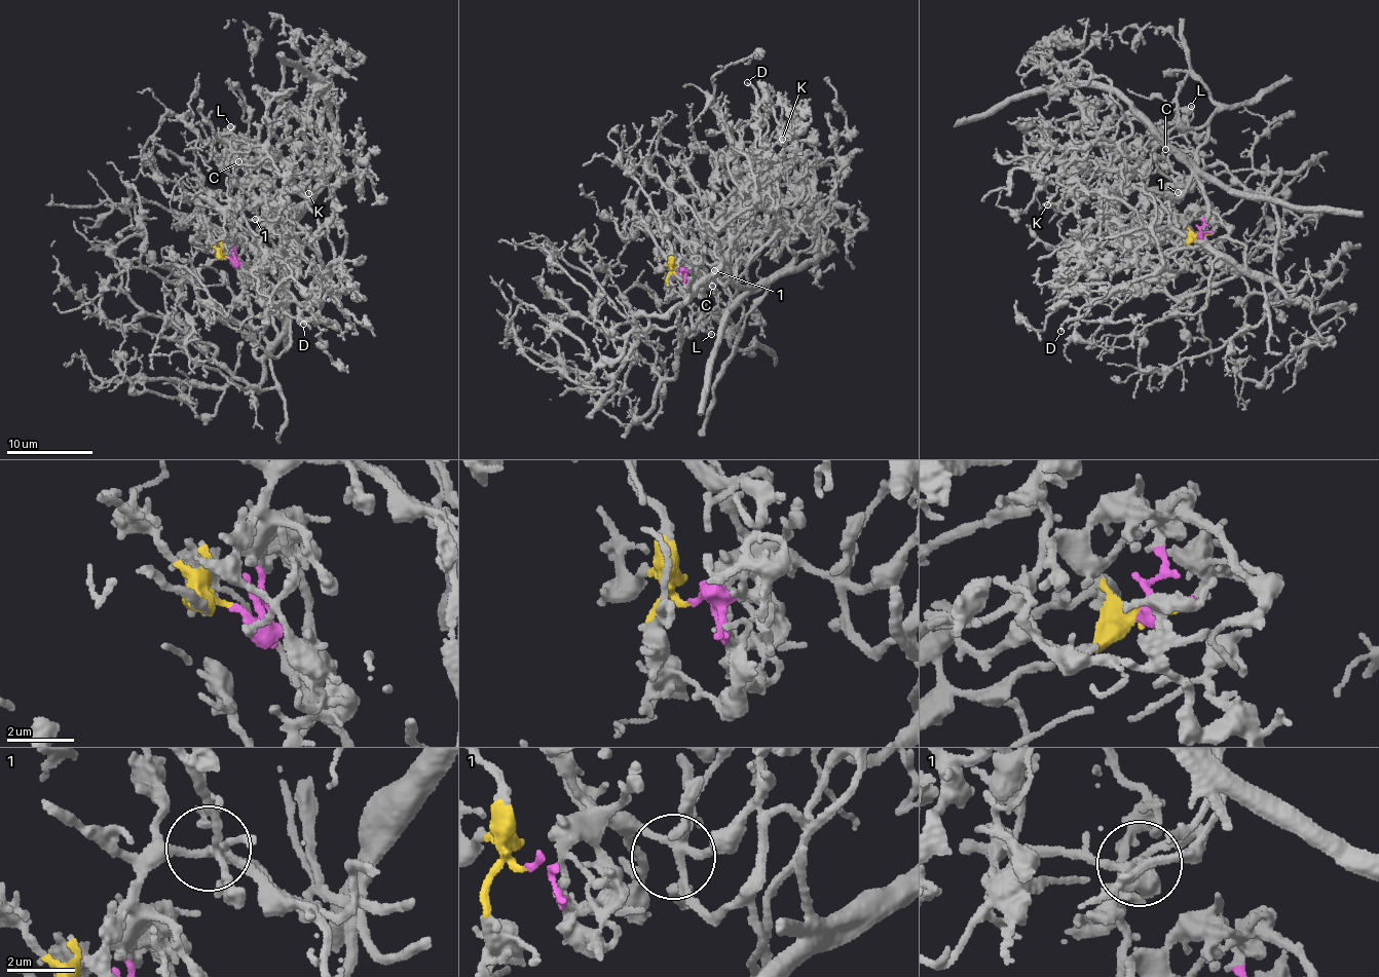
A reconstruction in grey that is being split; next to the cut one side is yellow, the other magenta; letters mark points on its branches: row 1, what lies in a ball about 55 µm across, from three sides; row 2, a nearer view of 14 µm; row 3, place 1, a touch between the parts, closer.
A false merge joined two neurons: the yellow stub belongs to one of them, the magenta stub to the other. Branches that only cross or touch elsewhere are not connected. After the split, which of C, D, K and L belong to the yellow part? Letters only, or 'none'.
C, D, K, L

